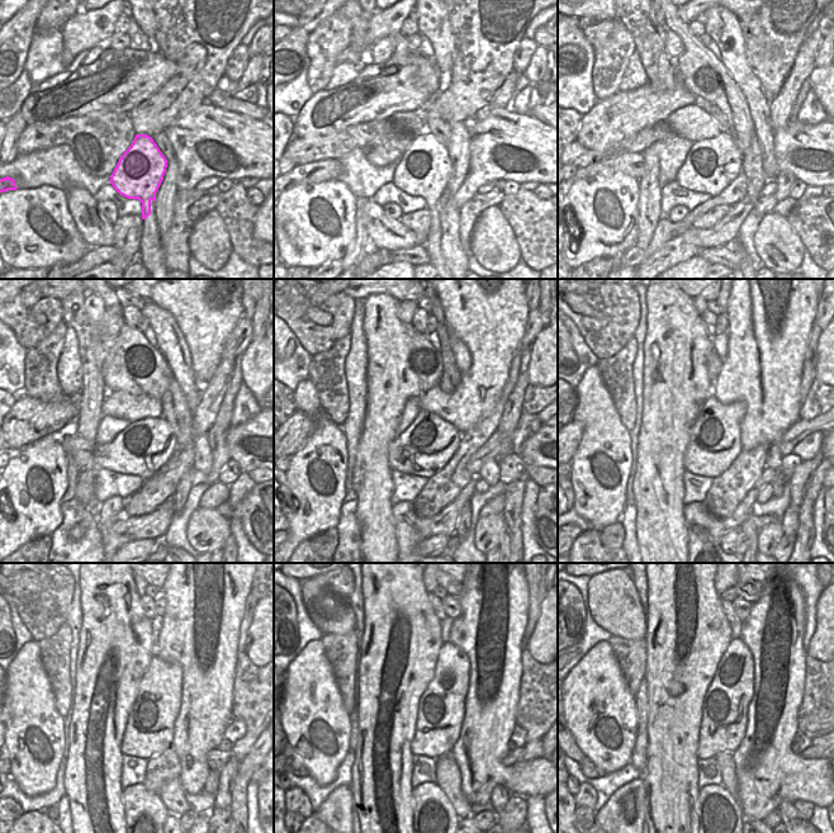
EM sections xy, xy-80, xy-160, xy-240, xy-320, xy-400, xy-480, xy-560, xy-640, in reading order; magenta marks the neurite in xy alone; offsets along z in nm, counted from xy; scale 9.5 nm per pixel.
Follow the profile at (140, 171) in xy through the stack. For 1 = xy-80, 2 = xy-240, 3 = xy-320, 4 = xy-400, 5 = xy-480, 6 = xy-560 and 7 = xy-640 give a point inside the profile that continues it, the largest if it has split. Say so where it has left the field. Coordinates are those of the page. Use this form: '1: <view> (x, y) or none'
1: xy-80 (425, 169)
2: xy-240 (143, 448)
3: xy-320 (429, 443)
4: xy-400 (714, 444)
5: xy-480 (150, 728)
6: xy-560 (441, 710)
7: xy-640 (726, 703)

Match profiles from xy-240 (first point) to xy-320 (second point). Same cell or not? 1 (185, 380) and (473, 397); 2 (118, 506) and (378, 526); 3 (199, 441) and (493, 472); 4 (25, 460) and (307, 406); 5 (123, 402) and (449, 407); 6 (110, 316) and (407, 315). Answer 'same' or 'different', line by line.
1: different
2: different
3: same
4: same
5: same
6: same

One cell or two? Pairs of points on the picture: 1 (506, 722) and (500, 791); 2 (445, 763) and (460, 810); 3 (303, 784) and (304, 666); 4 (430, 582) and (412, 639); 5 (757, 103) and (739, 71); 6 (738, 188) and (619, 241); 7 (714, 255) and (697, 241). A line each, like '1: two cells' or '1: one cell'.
1: two cells
2: one cell
3: two cells
4: two cells
5: one cell
6: two cells
7: two cells

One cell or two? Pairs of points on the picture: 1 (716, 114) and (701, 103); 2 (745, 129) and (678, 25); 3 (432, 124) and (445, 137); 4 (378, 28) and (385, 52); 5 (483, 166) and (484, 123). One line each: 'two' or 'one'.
1: one
2: one
3: one
4: two
5: one

